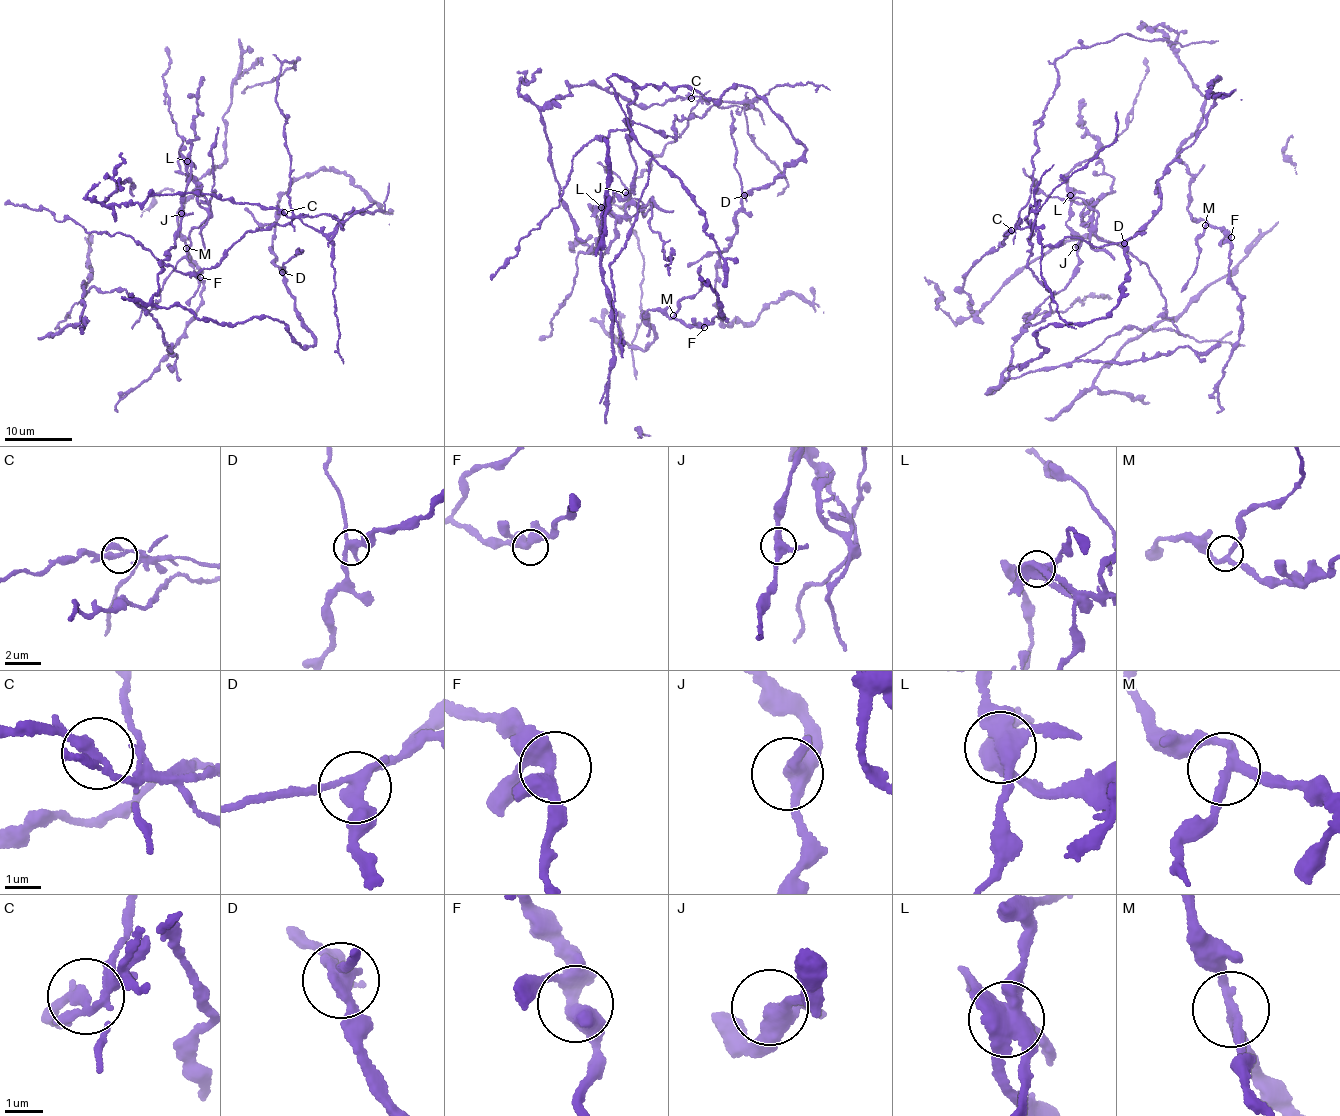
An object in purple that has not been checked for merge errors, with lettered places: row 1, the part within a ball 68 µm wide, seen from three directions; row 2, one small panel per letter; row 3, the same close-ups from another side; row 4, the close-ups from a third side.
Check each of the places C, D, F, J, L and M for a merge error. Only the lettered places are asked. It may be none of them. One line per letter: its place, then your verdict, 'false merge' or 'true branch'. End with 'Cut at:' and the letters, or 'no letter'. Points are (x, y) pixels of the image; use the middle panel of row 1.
C: place (691, 98); false merge
D: place (744, 195); false merge
F: place (704, 327); true branch
J: place (625, 192); true branch
L: place (601, 207); false merge
M: place (673, 315); true branch
Cut at: C, D, L

